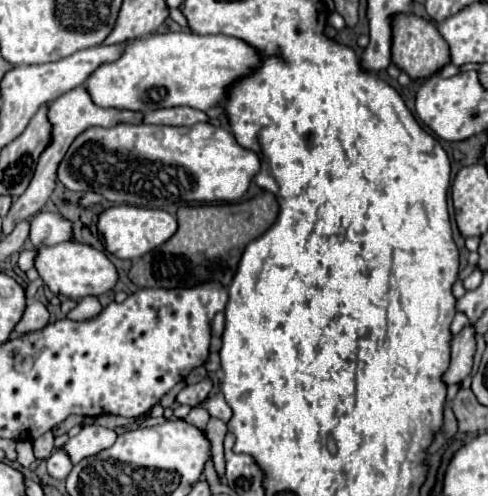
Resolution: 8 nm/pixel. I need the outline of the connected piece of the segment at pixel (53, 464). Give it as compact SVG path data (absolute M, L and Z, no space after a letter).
M63 449L53 451L53 455L47 459L47 471L55 479L65 479L71 473L71 469L73 469L73 463Z

